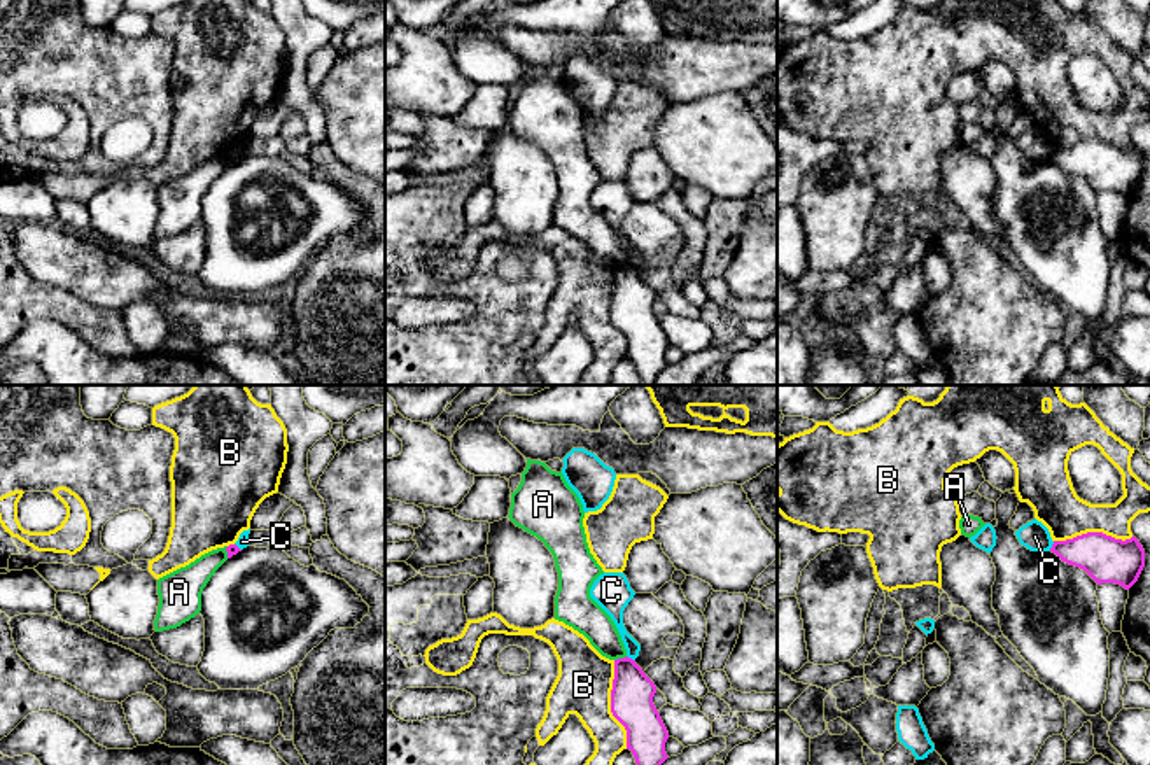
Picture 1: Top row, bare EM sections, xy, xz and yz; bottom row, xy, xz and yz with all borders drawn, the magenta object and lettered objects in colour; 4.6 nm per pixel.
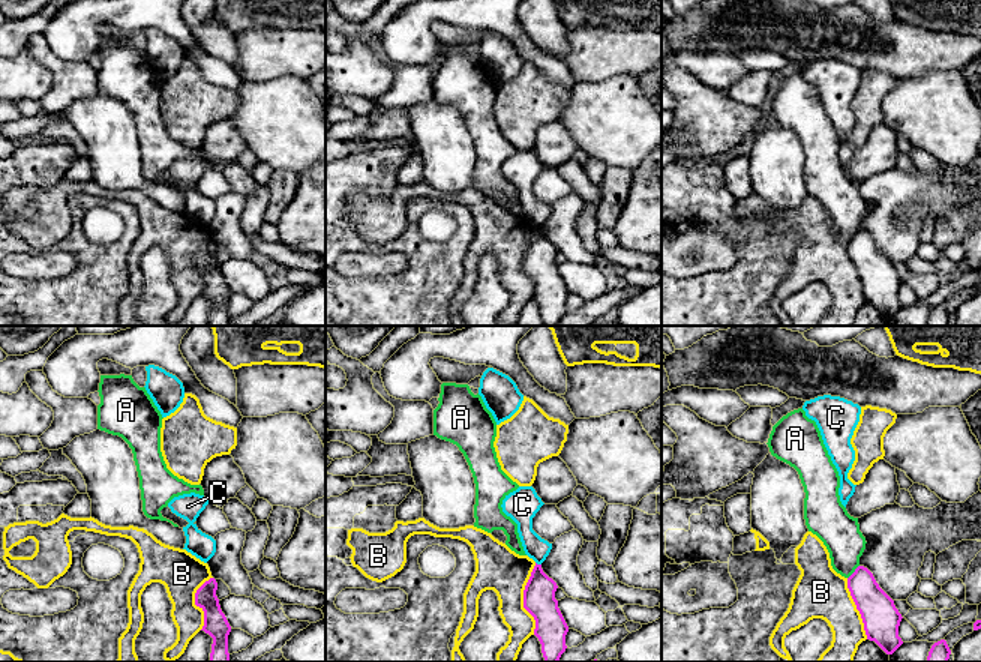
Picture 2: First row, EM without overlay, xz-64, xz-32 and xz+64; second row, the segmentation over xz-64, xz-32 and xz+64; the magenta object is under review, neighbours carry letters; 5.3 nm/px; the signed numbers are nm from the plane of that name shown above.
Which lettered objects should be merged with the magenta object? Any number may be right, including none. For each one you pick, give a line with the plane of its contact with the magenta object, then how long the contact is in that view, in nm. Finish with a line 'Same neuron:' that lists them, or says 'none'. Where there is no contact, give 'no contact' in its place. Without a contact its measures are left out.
Same neuron: none

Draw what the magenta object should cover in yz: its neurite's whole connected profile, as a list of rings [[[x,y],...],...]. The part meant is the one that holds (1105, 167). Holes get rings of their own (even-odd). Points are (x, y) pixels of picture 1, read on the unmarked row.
[[[1087,140],[1066,149],[1054,149],[1052,161],[1062,170],[1083,177],[1097,193],[1115,191],[1129,198],[1145,175],[1145,158],[1132,144],[1115,147],[1103,140]]]

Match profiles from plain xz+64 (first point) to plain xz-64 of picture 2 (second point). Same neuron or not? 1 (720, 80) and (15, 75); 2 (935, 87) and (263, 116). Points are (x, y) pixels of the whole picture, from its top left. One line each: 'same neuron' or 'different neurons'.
1: same neuron
2: same neuron

